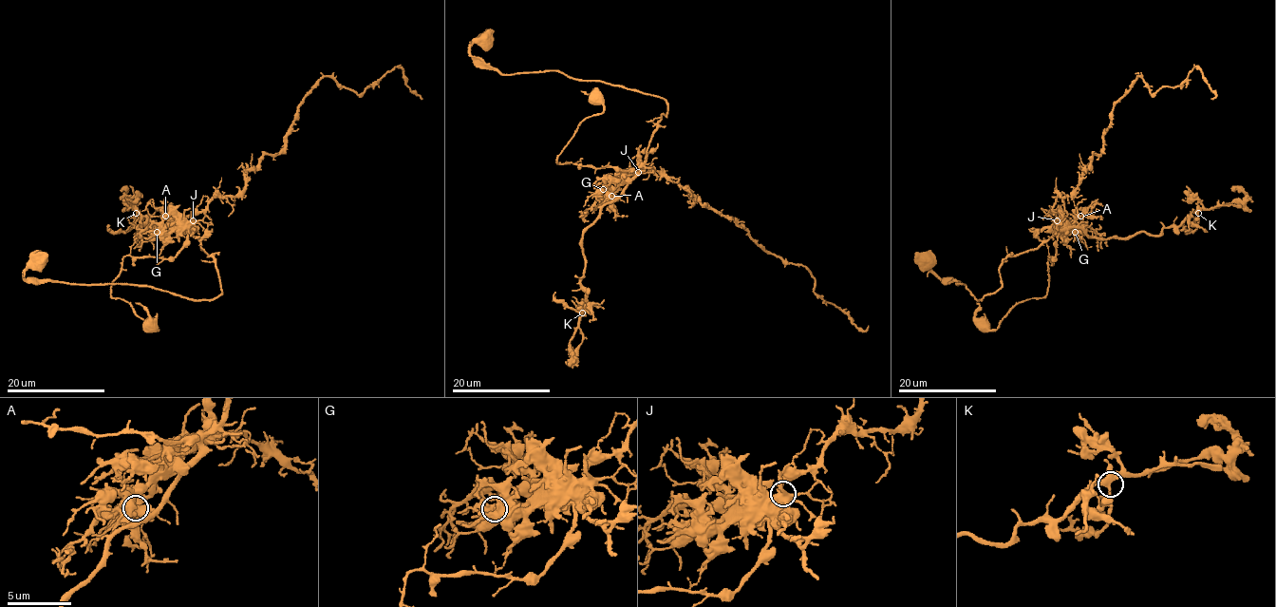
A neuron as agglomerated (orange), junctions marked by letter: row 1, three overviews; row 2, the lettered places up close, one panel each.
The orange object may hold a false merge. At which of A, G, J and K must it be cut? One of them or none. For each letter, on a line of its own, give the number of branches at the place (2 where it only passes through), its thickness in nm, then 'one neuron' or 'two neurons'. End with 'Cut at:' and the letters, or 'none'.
A: 6 | 400 nm | one neuron
G: 5 | 420 nm | one neuron
J: 6 | 460 nm | two neurons
K: 5 | 420 nm | one neuron
Cut at: J

